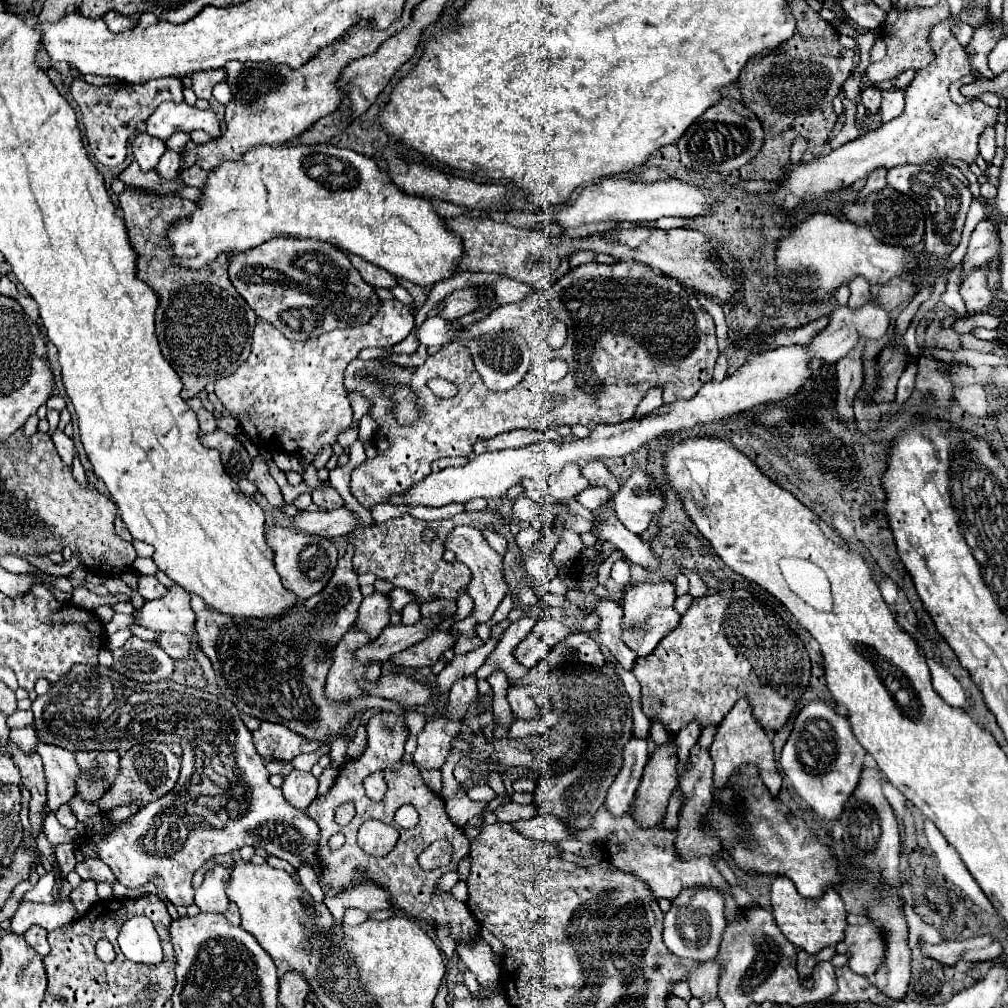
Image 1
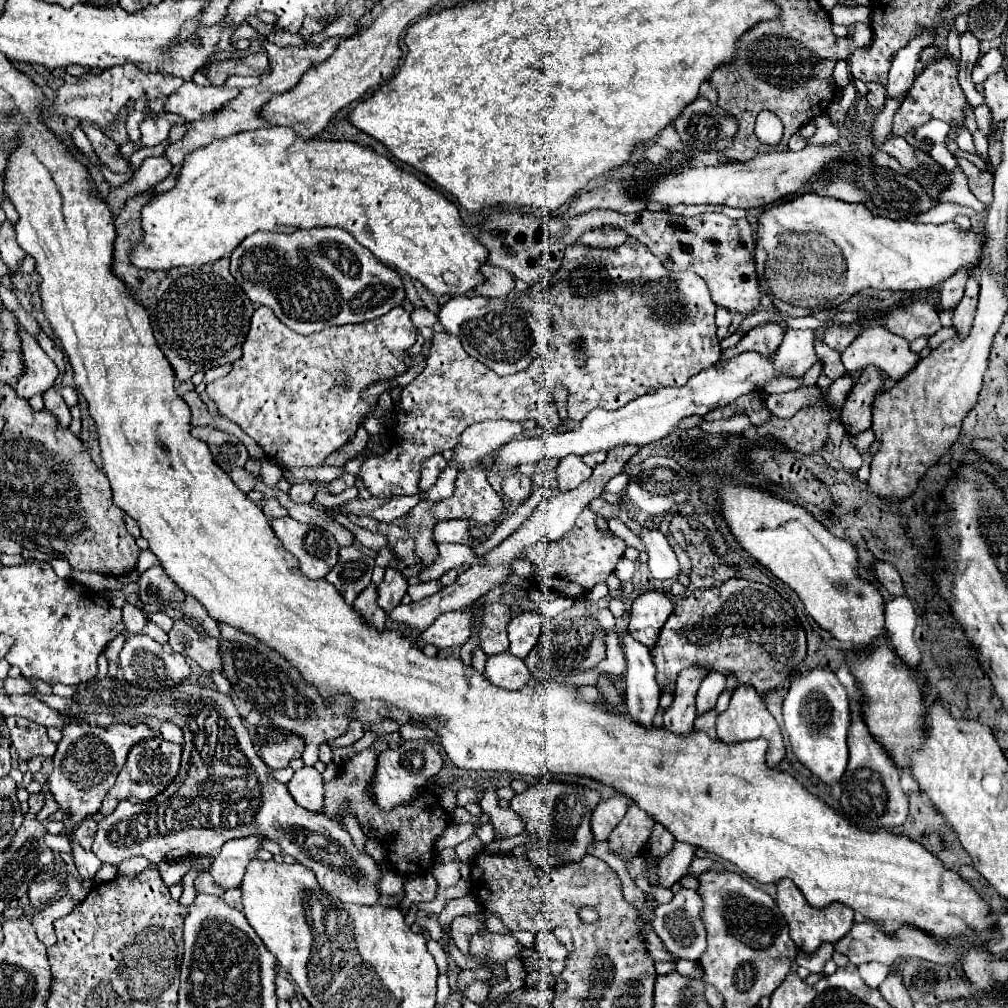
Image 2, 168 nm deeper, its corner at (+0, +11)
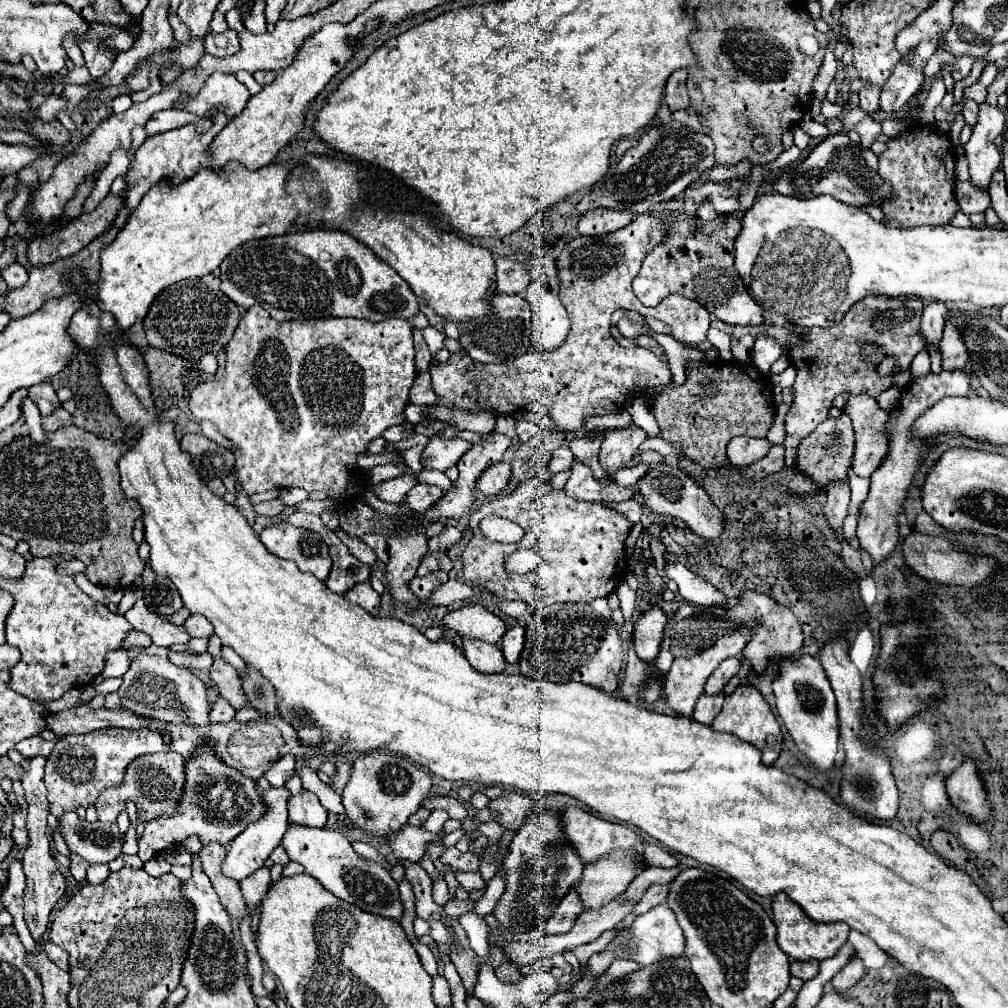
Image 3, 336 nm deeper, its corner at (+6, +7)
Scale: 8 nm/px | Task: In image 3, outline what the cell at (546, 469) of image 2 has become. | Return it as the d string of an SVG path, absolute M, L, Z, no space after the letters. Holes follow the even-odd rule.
M569 447L555 449L553 455L551 455L551 461L549 461L549 475L557 475L557 473L567 471L569 465L571 465L571 459L575 459L575 457L569 451Z

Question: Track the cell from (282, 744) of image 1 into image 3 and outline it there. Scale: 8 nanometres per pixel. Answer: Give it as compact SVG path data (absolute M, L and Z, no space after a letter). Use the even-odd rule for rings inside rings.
M283 755L283 759L277 759L267 771L265 779L273 787L283 787L283 783L295 773L295 757L293 755Z

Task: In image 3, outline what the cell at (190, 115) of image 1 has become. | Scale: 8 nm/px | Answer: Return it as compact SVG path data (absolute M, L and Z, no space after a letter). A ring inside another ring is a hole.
M215 73L207 79L205 87L197 95L183 95L183 103L175 103L175 109L185 109L199 117L205 117L213 107L221 105L225 115L233 119L239 115L251 93L233 75Z

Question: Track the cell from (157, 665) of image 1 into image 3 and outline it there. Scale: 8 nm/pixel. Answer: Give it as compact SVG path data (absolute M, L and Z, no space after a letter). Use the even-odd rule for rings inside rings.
M139 655L131 661L129 671L123 675L123 685L117 691L121 695L123 707L135 711L137 715L153 717L165 723L185 723L185 725L207 725L209 705L205 695L205 683L197 679L189 669L173 665L167 657Z

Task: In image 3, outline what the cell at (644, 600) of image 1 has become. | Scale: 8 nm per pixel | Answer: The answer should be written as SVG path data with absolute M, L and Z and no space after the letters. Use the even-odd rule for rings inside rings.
M653 605L633 623L633 647L641 661L647 661L647 663L655 661L665 623L667 623L667 617L657 605Z

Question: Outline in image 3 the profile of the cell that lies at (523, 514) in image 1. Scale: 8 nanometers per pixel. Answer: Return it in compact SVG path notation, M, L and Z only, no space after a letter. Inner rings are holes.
M497 463L497 465L491 465L487 471L483 471L483 475L477 481L477 487L485 495L495 497L507 487L509 479L511 479L511 465L509 463Z

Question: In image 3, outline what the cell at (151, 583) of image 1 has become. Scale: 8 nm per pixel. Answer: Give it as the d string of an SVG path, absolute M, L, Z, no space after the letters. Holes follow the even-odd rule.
M149 563L145 565L143 571L143 601L149 611L157 615L173 615L183 607L183 601L179 593L175 591L175 585L169 579L163 579L153 573Z

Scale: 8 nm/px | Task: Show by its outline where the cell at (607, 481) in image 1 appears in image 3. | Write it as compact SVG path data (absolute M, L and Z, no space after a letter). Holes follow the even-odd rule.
M599 433L593 441L587 441L587 439L575 439L575 441L571 441L571 443L569 443L569 449L573 451L573 455L575 455L581 463L585 463L587 467L591 467L593 475L595 475L603 485L608 485L611 480L601 479L608 477L603 473L603 469L601 469L601 465L599 465L599 461L597 461L601 439L603 439L603 435L601 435L601 433Z

